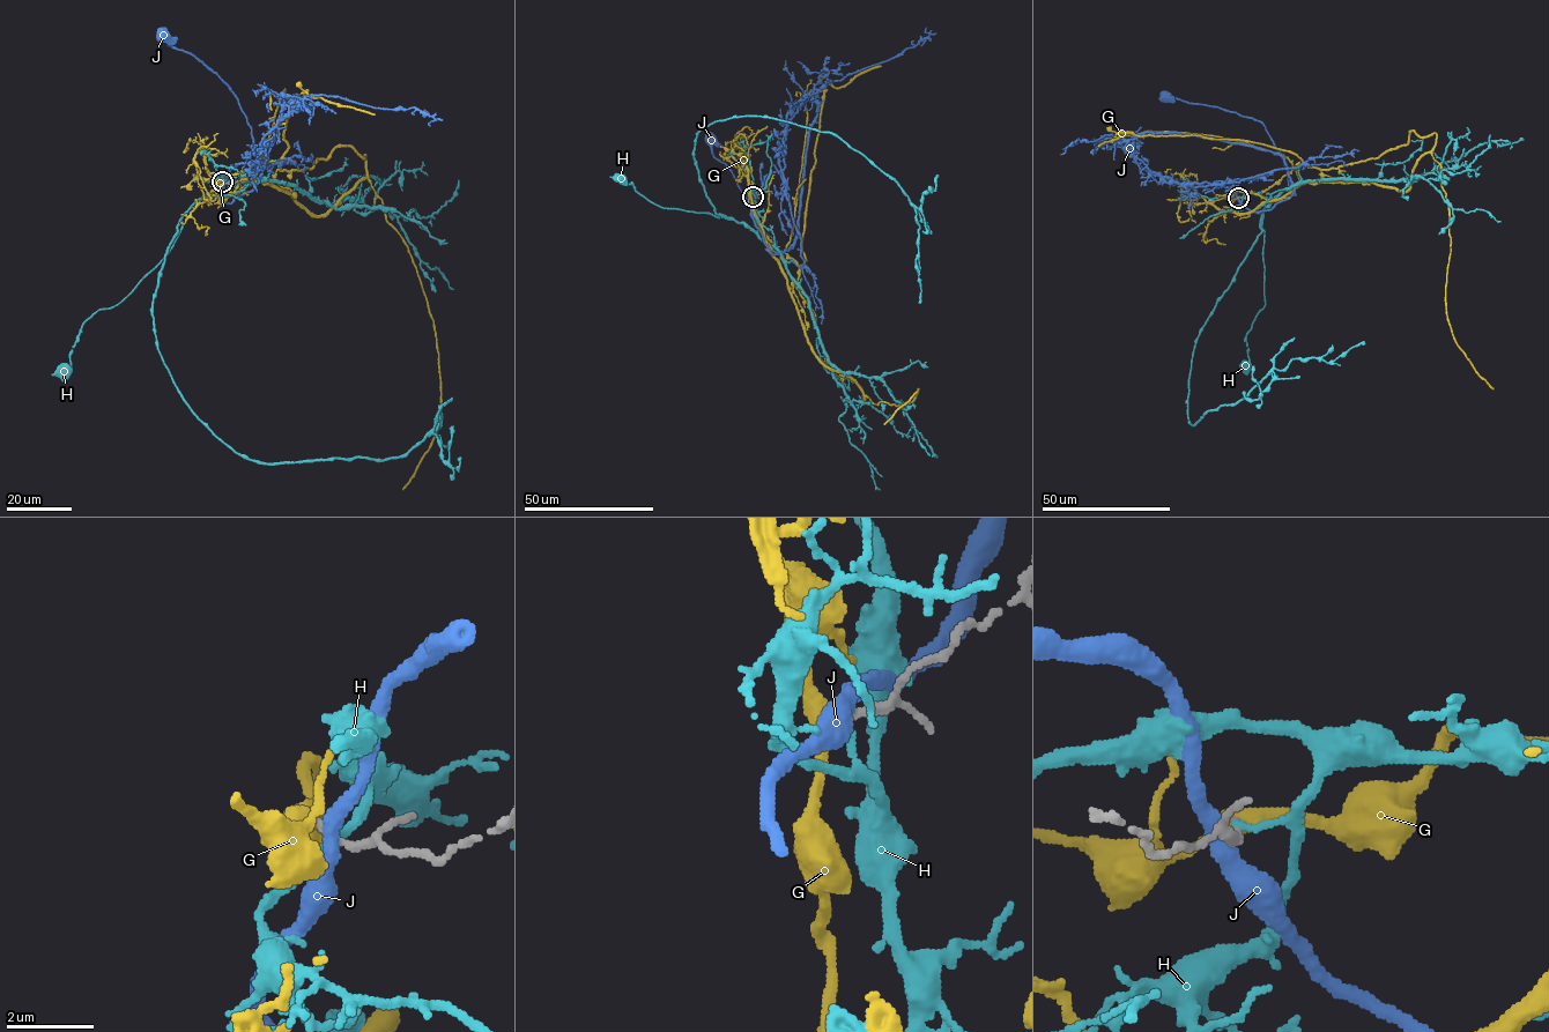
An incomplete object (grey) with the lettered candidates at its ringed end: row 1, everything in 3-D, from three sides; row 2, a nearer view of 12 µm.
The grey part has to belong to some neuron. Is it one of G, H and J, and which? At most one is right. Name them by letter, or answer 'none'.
none

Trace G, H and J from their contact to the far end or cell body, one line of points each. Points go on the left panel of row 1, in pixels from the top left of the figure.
G: (222, 182), (280, 160), (309, 169), (350, 146), (365, 177), (320, 215), (259, 180), (284, 91), (272, 110)
H: (223, 182), (229, 179), (230, 187), (197, 201), (182, 218), (170, 252), (128, 295), (83, 323), (66, 372)
J: (224, 183), (221, 202), (252, 190), (244, 191), (241, 178), (250, 127), (219, 75), (162, 36)

